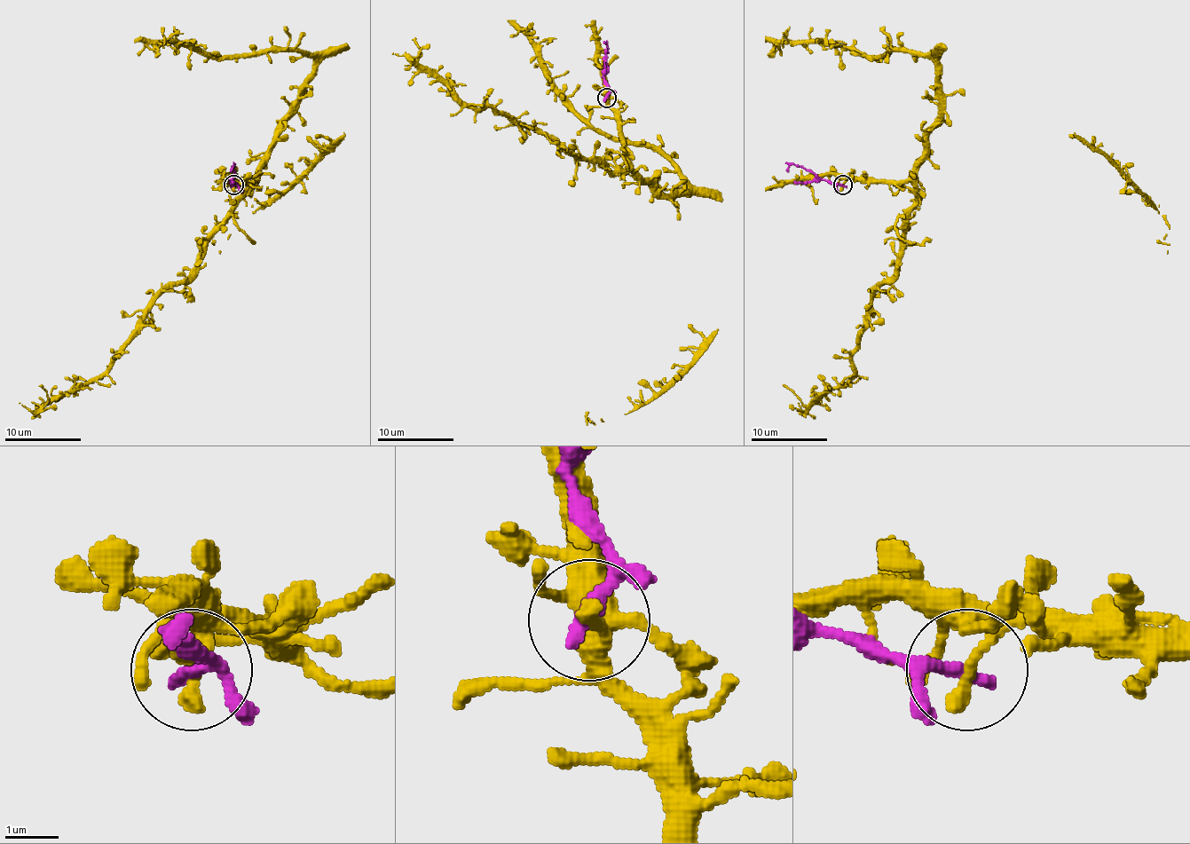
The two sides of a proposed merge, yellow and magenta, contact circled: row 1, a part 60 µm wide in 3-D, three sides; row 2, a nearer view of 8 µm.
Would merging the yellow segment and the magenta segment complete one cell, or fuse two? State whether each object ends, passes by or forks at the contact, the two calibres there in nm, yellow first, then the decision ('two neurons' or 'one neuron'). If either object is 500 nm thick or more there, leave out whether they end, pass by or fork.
yellow ends; magenta ends; calibres 320 and 320 nm; two neurons

